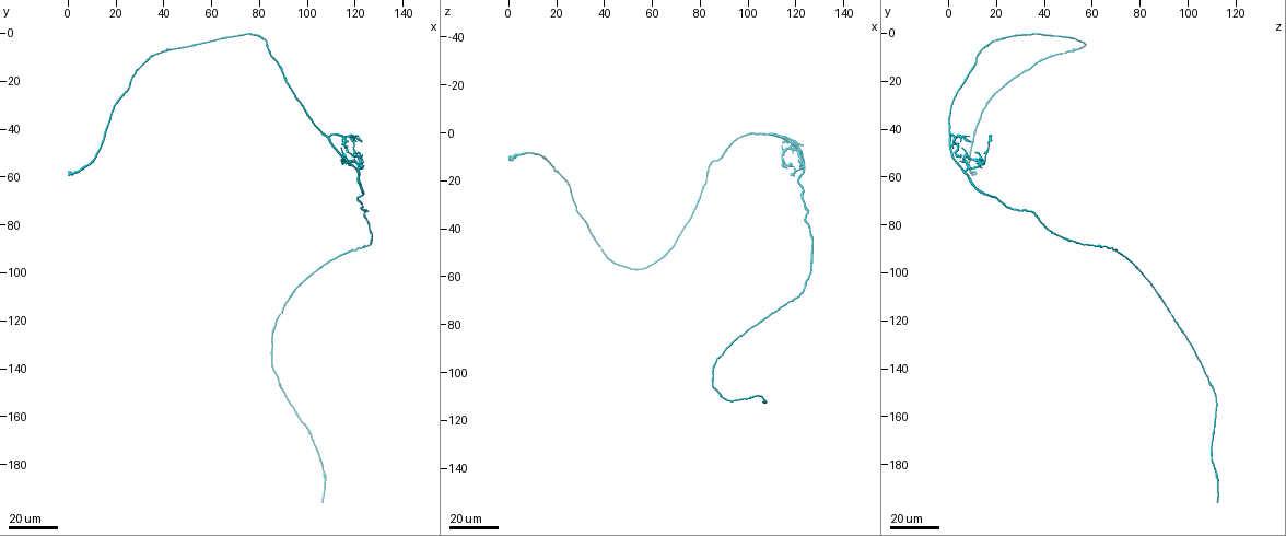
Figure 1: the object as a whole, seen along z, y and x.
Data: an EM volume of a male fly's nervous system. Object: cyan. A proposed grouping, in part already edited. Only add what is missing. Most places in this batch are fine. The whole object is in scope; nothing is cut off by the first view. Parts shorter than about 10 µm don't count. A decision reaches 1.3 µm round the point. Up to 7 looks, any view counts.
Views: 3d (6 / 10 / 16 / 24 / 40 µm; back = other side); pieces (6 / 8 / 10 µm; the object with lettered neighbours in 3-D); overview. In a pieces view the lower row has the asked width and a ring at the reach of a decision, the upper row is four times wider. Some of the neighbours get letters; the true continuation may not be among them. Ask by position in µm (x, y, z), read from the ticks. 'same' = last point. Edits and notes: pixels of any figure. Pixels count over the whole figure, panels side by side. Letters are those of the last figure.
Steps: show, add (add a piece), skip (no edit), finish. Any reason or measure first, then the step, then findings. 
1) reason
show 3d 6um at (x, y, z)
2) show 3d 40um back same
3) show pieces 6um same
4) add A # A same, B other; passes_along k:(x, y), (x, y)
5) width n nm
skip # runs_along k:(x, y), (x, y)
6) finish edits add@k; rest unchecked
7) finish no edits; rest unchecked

branch stops here
show 3d 24um at (107, 196, 112)

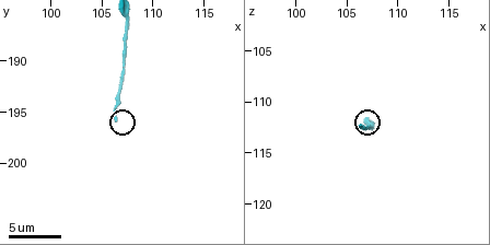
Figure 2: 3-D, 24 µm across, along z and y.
show pieces 10um at (106.4, 195.6, 112.4)

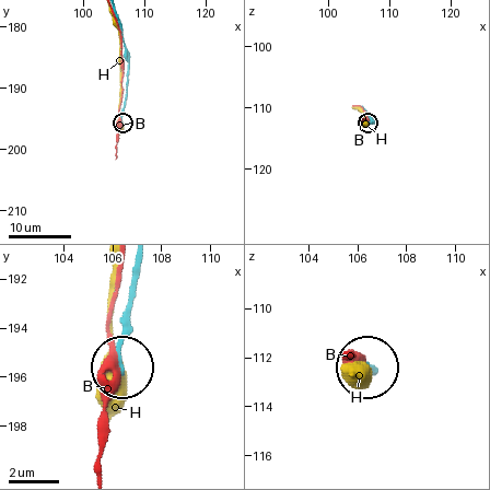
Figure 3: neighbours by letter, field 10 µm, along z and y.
skip # B other, H other; runs_along 3:(140, 266), (121, 364); no lettered piece goes on from it

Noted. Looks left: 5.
an open end
show 3d 40um at (122, 50, 11)

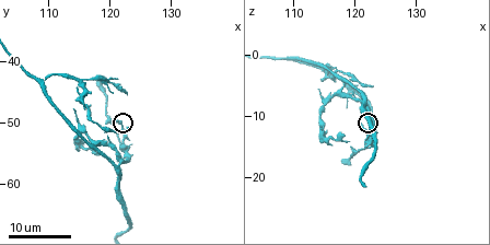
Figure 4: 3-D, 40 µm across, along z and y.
show pieces 10um at (121.5, 49.5, 11.5)

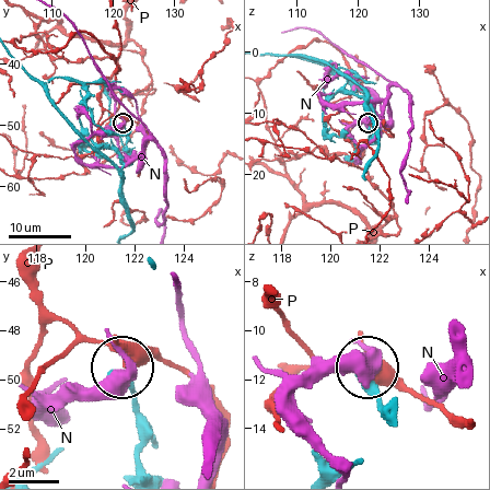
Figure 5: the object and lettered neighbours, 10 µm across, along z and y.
skip # N other, P other; runs_along 5:(144, 471), (140, 415), (115, 373); no lettered piece goes on from it

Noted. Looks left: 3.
tapers out
show 3d 24um at (123.0, 51.0, 5.0)

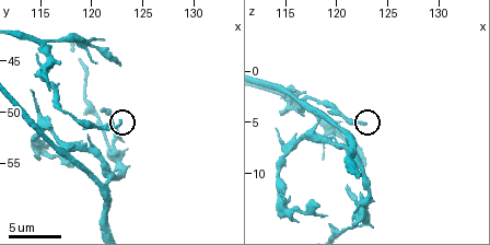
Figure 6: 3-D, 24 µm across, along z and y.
show pieces 8um at (122.8, 50.8, 5.2)

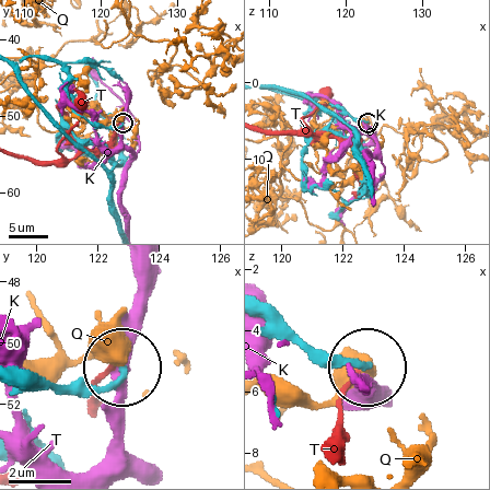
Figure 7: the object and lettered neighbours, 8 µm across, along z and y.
skip # K other, Q other, T other; runs_along 7:(38, 57), (65, 72), (79, 114), (108, 127), (121, 121); no lettered piece goes on from it

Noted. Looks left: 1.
finish no edits; rest unchecked

